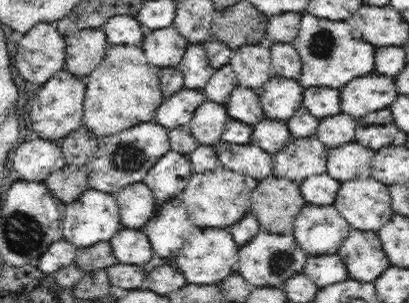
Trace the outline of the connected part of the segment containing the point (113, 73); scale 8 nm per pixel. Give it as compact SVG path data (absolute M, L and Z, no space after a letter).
M111 45L106 60L86 78L86 97L83 103L83 125L99 140L128 130L154 118L158 106L163 102L160 81L161 70L148 63L143 47Z

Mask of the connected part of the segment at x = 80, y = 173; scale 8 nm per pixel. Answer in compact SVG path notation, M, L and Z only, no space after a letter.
M77 165L59 168L43 181L56 198L68 205L78 200L80 194L89 188L87 178L87 165Z

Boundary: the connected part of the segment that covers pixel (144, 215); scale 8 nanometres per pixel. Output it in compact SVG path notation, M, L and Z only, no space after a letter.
M144 180L128 185L114 195L123 227L143 229L158 209L154 193Z

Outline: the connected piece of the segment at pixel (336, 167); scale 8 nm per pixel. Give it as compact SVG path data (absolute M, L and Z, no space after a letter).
M351 142L327 149L327 173L340 182L367 179L375 150Z

